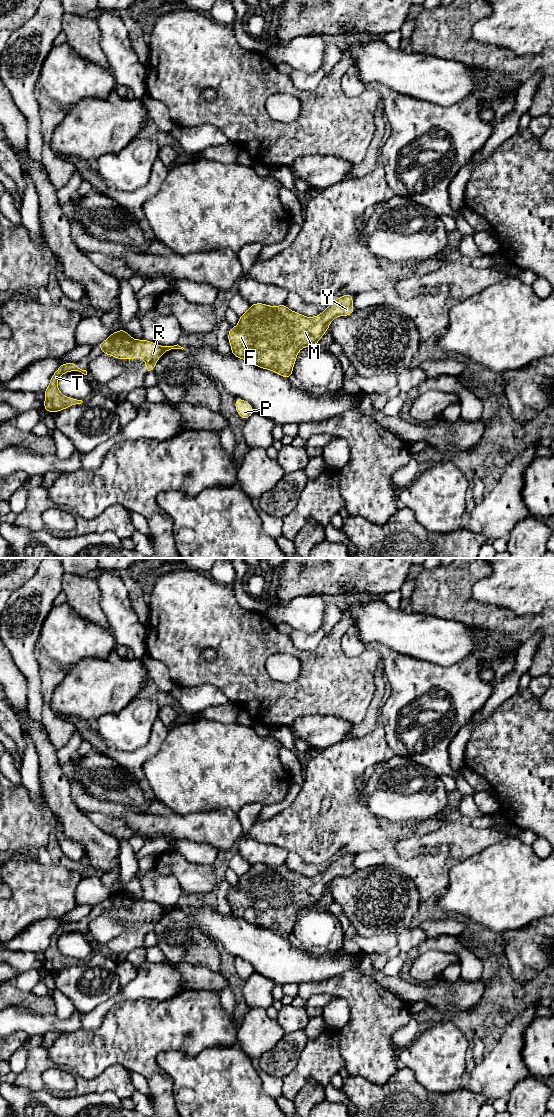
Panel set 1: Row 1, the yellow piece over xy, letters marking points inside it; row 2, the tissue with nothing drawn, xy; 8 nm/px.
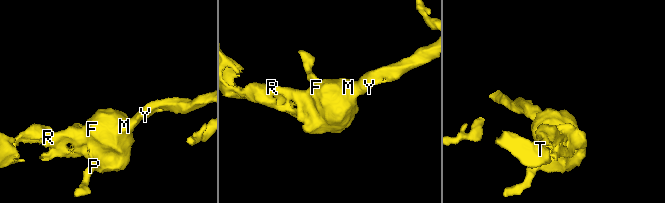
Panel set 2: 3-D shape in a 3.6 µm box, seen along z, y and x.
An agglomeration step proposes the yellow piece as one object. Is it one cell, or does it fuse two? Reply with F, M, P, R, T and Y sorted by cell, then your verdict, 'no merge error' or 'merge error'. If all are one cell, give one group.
F M P R T Y; no merge error

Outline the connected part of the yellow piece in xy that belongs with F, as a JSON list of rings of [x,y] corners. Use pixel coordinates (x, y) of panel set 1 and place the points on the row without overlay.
[[[352,854],[343,855],[314,877],[306,877],[292,871],[285,864],[279,866],[251,864],[250,868],[239,877],[237,886],[229,890],[228,901],[231,912],[236,918],[273,931],[282,937],[291,938],[298,912],[302,908],[316,906],[333,879],[353,874],[353,858]]]

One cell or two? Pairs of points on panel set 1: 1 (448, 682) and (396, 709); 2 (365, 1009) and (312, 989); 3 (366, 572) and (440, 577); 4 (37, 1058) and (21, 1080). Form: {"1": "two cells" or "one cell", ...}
{"1": "one cell", "2": "one cell", "3": "two cells", "4": "one cell"}

